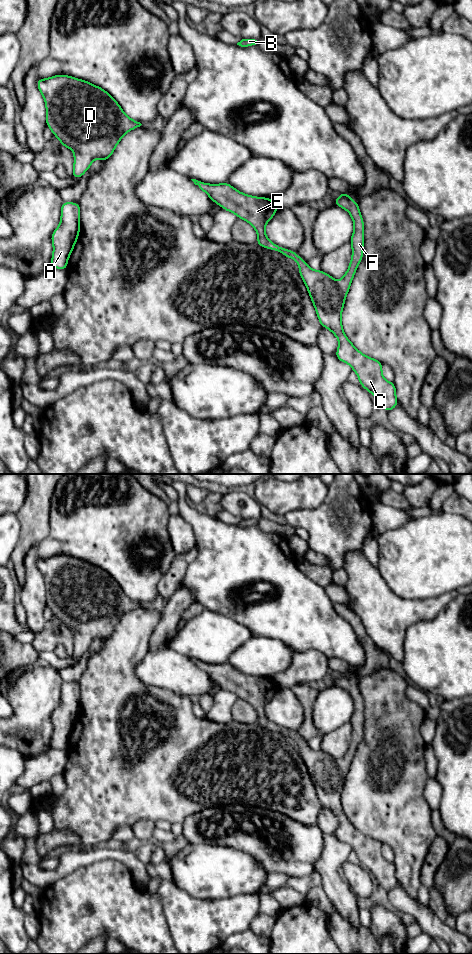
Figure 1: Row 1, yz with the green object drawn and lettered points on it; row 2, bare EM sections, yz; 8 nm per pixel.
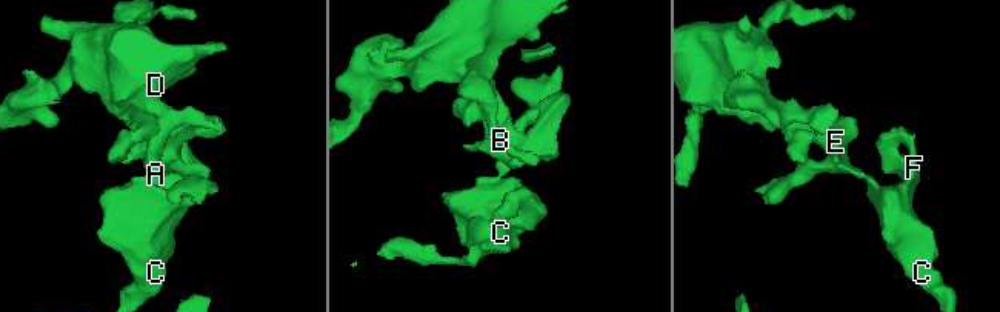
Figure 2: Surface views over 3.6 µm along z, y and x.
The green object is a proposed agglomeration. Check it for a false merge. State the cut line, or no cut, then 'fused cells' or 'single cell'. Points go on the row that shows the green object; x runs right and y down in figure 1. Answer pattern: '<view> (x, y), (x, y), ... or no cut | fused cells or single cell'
no cut | single cell

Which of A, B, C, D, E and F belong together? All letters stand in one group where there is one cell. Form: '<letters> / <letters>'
A B C D E F

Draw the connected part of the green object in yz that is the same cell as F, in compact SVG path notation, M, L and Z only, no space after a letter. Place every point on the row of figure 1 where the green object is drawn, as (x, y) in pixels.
M196 179L191 180L222 209L234 213L238 218L251 224L258 234L256 244L278 251L298 263L300 276L308 289L321 327L328 328L338 338L339 346L335 356L352 367L358 376L360 385L374 395L383 409L387 412L394 409L398 405L396 388L393 382L389 382L383 377L383 364L363 355L349 341L341 322L346 295L363 257L364 223L359 211L359 203L352 201L350 195L345 192L340 194L333 203L333 205L347 210L354 223L354 232L349 241L352 245L352 259L347 272L340 278L338 284L335 278L325 272L312 270L306 261L297 255L297 252L282 248L267 238L265 226L279 208L271 198L254 197L241 193L228 182L206 184Z

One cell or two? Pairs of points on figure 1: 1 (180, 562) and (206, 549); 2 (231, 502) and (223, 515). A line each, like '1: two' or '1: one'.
1: two
2: two

